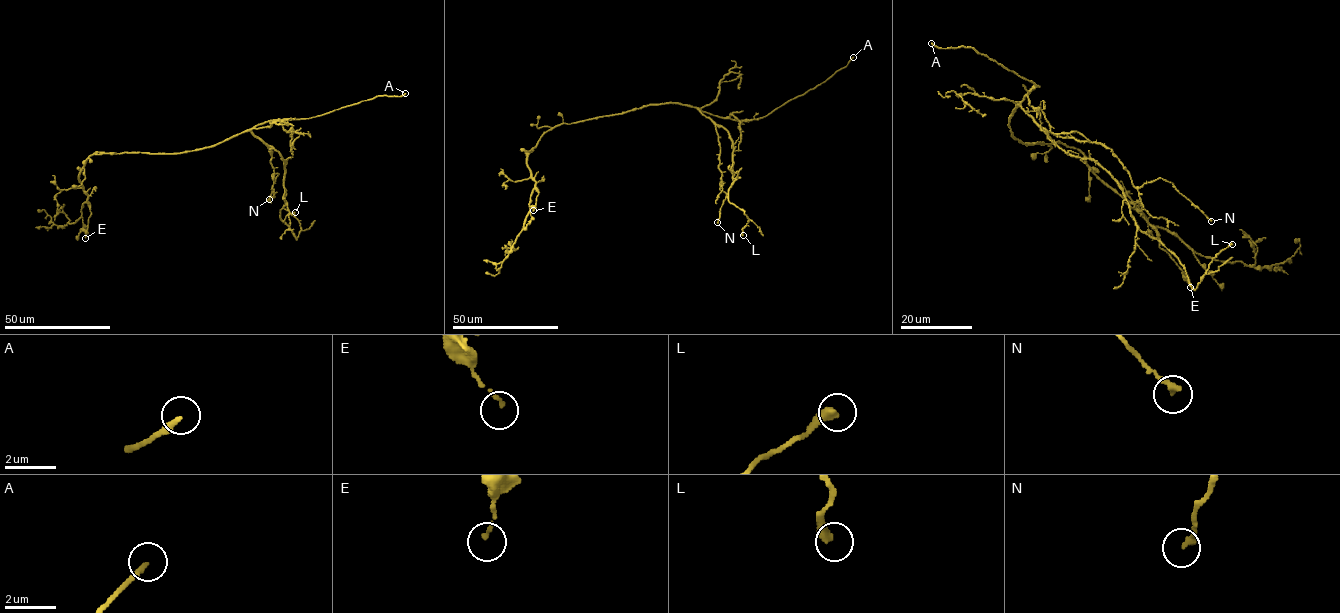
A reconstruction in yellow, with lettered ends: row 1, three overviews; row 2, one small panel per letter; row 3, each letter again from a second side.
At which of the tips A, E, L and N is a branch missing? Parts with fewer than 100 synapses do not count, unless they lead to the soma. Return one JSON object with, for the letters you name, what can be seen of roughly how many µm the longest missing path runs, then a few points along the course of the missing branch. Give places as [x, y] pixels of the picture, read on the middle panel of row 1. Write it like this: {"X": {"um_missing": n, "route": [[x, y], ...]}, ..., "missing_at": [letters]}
{"A": {"um_missing": 15}, "missing_at": ["A"]}

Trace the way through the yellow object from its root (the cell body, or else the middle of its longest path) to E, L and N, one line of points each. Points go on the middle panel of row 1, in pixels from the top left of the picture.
E: (627, 111), (561, 123), (542, 135), (527, 160), (539, 192), (533, 210)
L: (627, 111), (677, 103), (697, 108), (727, 131), (733, 142), (733, 174), (728, 201), (749, 219), (743, 235)
N: (627, 111), (649, 105), (677, 103), (697, 108), (712, 121), (720, 147), (720, 189), (726, 195), (717, 222)

